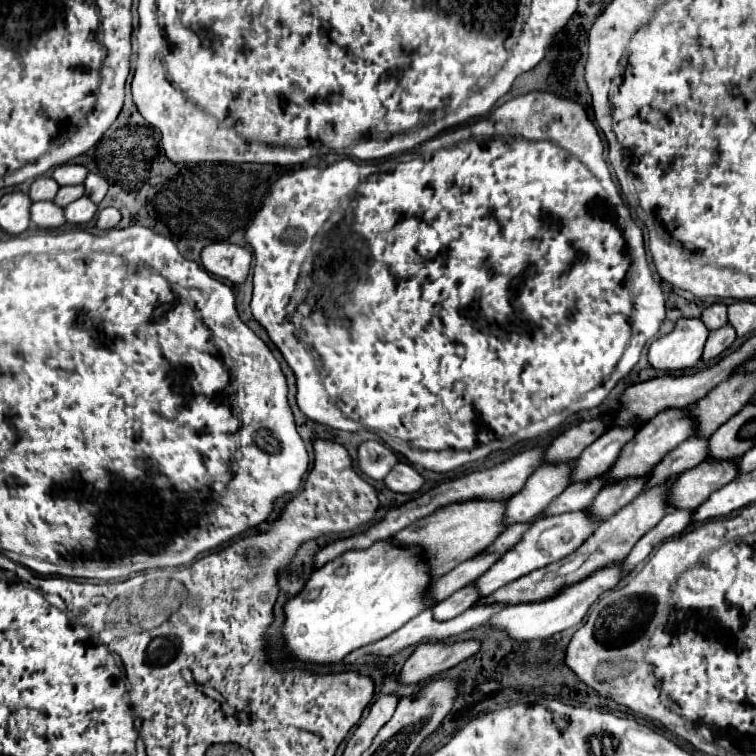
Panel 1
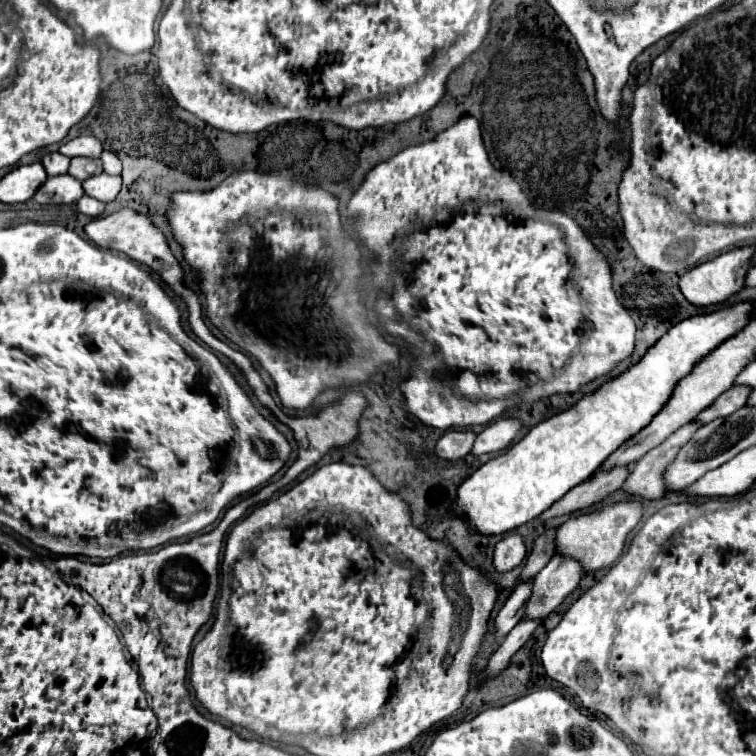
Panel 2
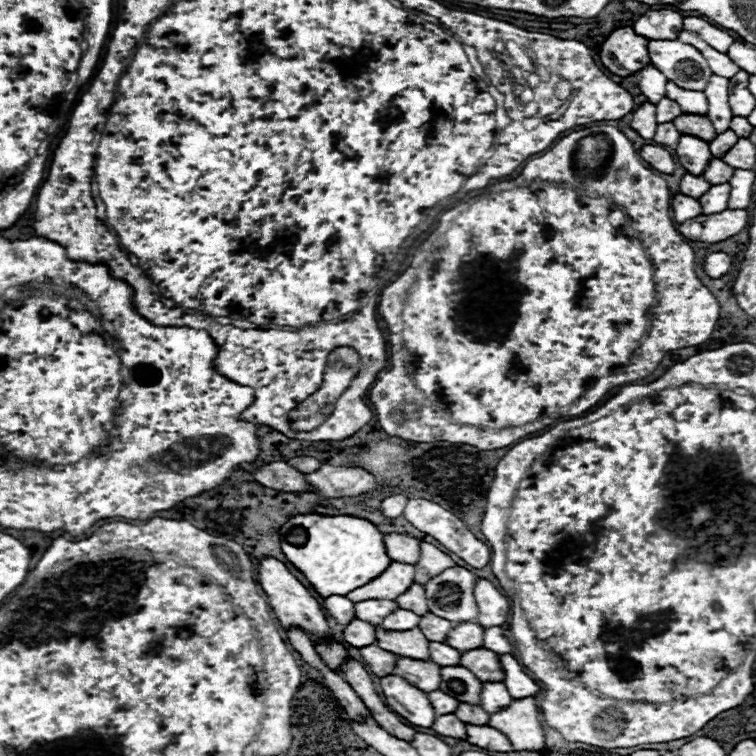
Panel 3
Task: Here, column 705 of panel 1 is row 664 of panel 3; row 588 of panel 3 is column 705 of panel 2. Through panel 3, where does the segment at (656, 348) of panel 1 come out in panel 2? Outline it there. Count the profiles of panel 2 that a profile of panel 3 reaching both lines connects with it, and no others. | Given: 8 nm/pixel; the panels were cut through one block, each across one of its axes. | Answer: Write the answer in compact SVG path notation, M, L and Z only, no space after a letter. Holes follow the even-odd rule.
M742 246L742 248L734 248L726 254L720 254L696 268L690 268L678 282L680 292L684 294L684 298L696 306L696 308L706 308L712 304L722 304L724 300L728 300L732 294L740 292L744 286L744 278L746 272L750 270L750 258L754 254L754 246Z

